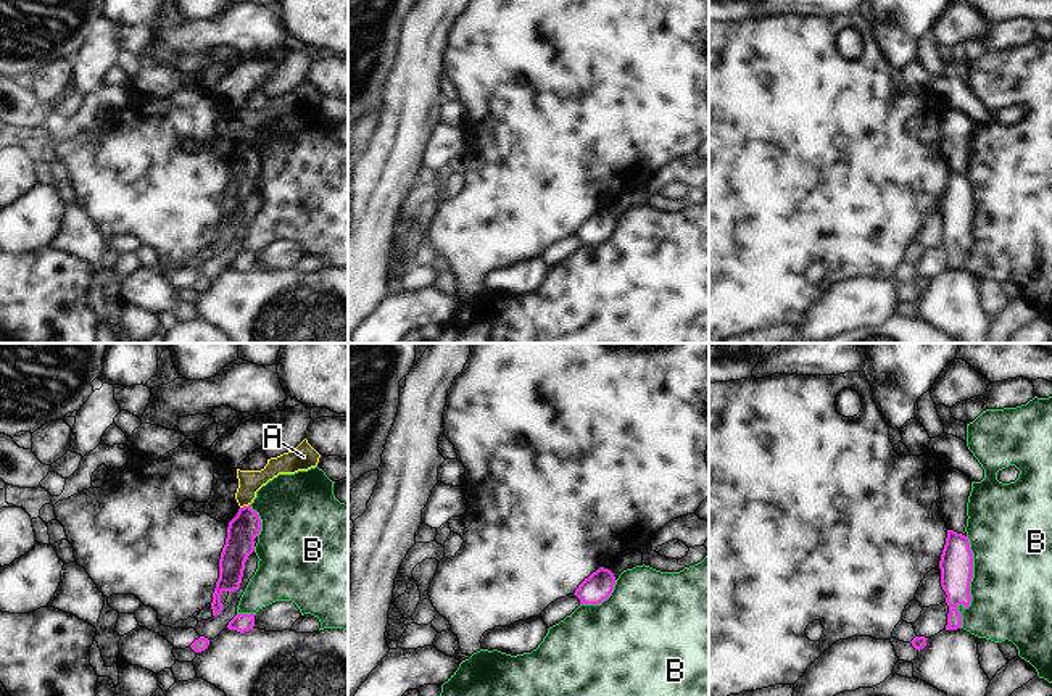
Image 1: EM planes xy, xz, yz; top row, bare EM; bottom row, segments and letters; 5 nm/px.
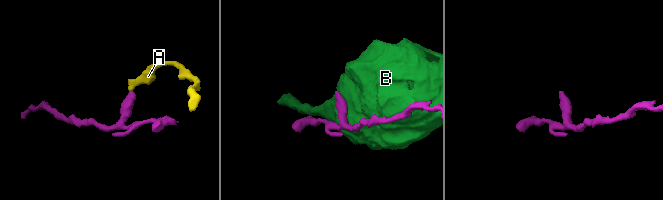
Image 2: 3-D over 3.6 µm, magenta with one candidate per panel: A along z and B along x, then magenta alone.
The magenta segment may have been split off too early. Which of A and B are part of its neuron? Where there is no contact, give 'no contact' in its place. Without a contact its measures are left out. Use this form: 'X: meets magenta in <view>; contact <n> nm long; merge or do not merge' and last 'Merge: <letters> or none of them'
A: meets magenta in xy; contact 50 nm long; do not merge
B: meets magenta in yz; contact 460 nm long; do not merge
Merge: none of them

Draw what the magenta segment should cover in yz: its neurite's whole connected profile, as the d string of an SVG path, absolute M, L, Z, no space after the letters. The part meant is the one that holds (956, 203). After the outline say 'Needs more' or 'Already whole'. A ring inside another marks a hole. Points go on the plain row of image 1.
M947 169L946 184L939 200L941 226L949 245L946 269L962 267L962 255L957 245L970 245L970 221L973 218L973 192L965 174Z. Already whole.

